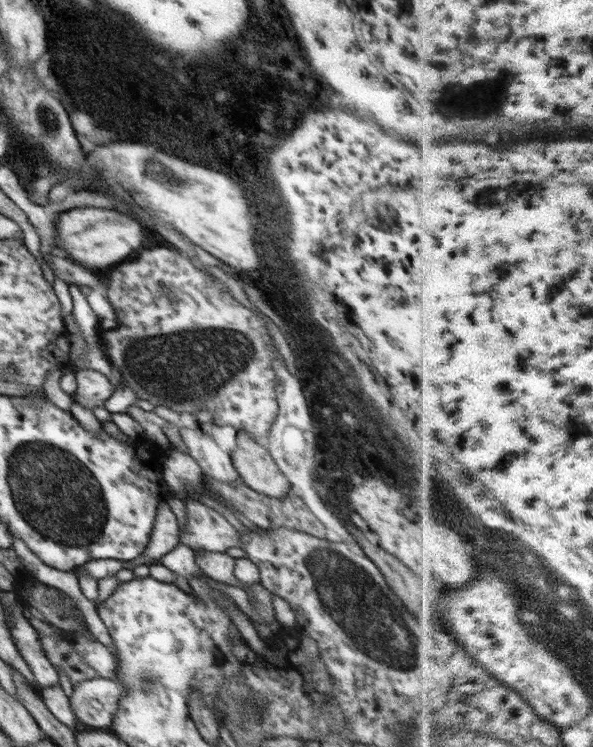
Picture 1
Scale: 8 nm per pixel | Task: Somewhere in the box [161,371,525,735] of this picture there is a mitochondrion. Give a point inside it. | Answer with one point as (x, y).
(368, 616)

